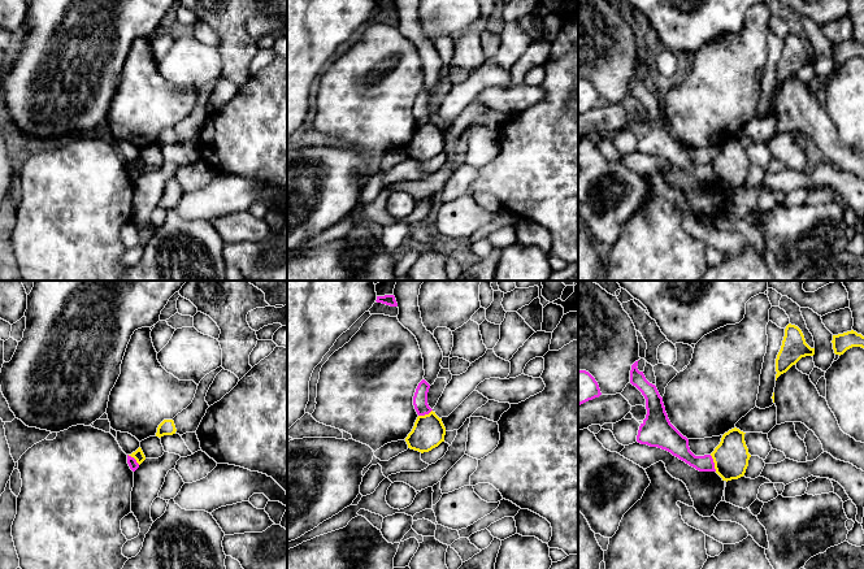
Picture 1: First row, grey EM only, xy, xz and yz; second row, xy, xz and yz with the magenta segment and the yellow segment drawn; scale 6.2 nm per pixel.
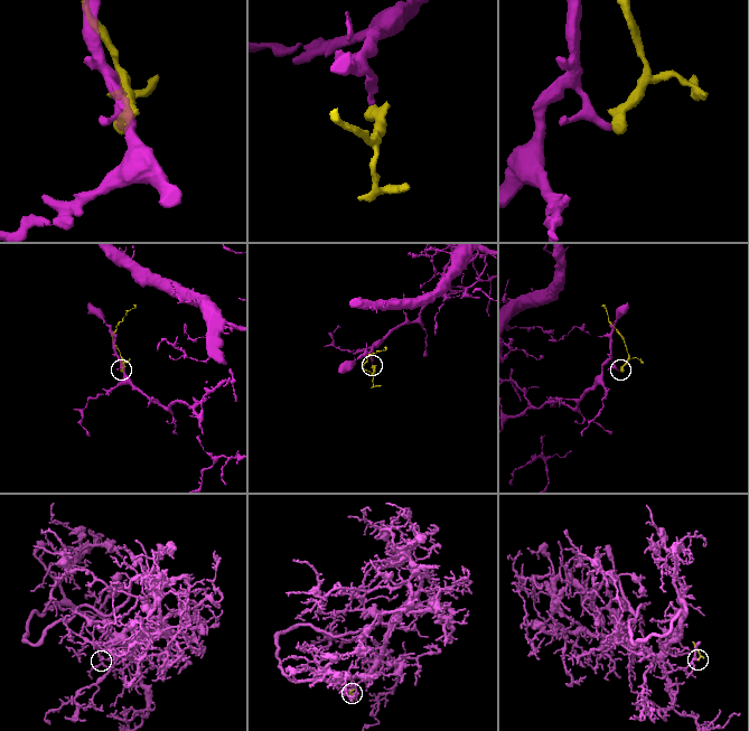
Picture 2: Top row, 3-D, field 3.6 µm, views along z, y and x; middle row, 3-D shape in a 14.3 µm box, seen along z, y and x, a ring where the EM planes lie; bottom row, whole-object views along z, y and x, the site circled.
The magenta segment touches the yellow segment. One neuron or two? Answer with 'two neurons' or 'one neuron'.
two neurons

